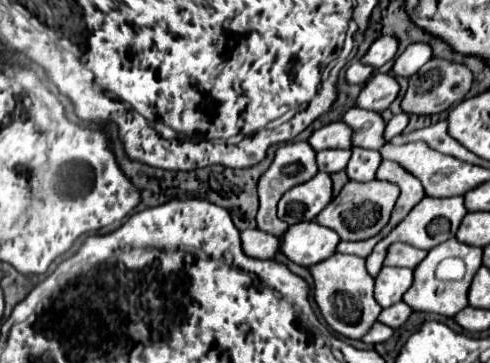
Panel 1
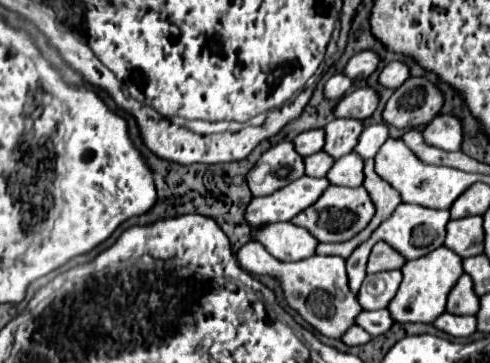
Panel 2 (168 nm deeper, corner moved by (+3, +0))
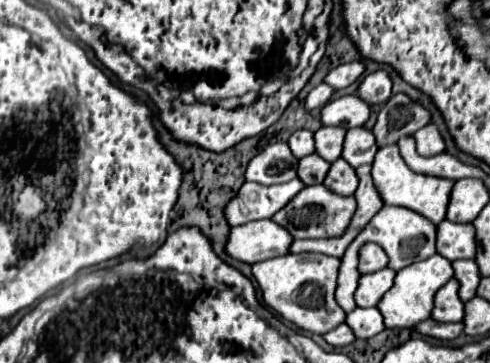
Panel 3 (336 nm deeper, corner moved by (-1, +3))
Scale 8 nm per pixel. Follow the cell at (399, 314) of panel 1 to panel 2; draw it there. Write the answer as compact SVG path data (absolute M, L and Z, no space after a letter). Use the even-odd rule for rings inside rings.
M362 310L356 316L356 324L360 328L364 328L370 336L380 336L380 334L384 334L384 332L390 330L392 318L388 316L388 310L374 310L374 312Z

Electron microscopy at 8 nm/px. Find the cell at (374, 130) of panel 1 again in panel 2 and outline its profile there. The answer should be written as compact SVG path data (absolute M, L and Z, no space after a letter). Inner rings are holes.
M332 120L324 126L324 152L334 160L352 152L356 146L356 136L360 136L364 124L358 120Z

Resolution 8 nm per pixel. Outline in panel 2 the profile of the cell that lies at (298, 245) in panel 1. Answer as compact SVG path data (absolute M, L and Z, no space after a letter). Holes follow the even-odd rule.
M276 222L256 226L250 238L260 242L276 260L296 262L310 258L316 252L316 238L292 222Z

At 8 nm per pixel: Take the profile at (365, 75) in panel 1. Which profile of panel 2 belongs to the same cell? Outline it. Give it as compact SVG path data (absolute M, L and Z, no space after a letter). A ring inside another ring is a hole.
M334 74L326 84L324 84L324 98L326 100L338 100L342 98L350 88L352 88L354 80L350 80L348 76L342 74Z

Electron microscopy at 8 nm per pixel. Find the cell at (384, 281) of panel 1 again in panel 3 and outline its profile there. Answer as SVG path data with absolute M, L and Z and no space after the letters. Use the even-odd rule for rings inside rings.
M380 269L360 277L360 285L356 289L356 305L358 307L376 307L384 293L394 285L396 271Z

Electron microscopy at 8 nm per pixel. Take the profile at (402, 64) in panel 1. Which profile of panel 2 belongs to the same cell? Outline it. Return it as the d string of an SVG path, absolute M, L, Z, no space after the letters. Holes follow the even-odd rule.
M390 62L386 64L386 68L380 72L378 76L378 84L390 90L396 90L404 84L404 80L408 78L408 66L402 62Z

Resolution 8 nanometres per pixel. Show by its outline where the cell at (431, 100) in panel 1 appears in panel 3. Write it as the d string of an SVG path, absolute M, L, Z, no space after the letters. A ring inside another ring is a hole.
M406 93L392 95L382 111L378 113L378 121L374 125L376 145L384 147L388 143L396 143L400 137L414 135L418 129L432 121L432 113Z

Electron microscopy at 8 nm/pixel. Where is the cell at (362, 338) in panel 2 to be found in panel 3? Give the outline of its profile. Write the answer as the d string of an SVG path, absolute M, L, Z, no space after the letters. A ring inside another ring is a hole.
M342 323L342 325L338 325L336 329L332 329L330 333L326 333L324 339L326 339L330 345L334 345L334 347L344 347L344 345L354 343L354 341L356 341L356 335L352 333L352 329L350 329L346 323Z

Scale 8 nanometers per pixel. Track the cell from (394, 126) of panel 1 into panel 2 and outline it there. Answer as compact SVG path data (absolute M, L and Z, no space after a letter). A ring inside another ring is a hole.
M386 124L366 126L366 128L362 130L362 134L358 136L358 144L354 146L354 152L356 152L362 160L374 158L376 152L380 150L380 146L386 142L386 138L388 138L388 126L386 126Z

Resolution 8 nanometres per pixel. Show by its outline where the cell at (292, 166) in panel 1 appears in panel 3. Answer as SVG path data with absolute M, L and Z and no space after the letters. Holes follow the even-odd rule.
M282 143L268 145L260 151L246 169L246 181L256 181L260 185L276 185L286 183L296 177L298 157L290 151L290 147Z

